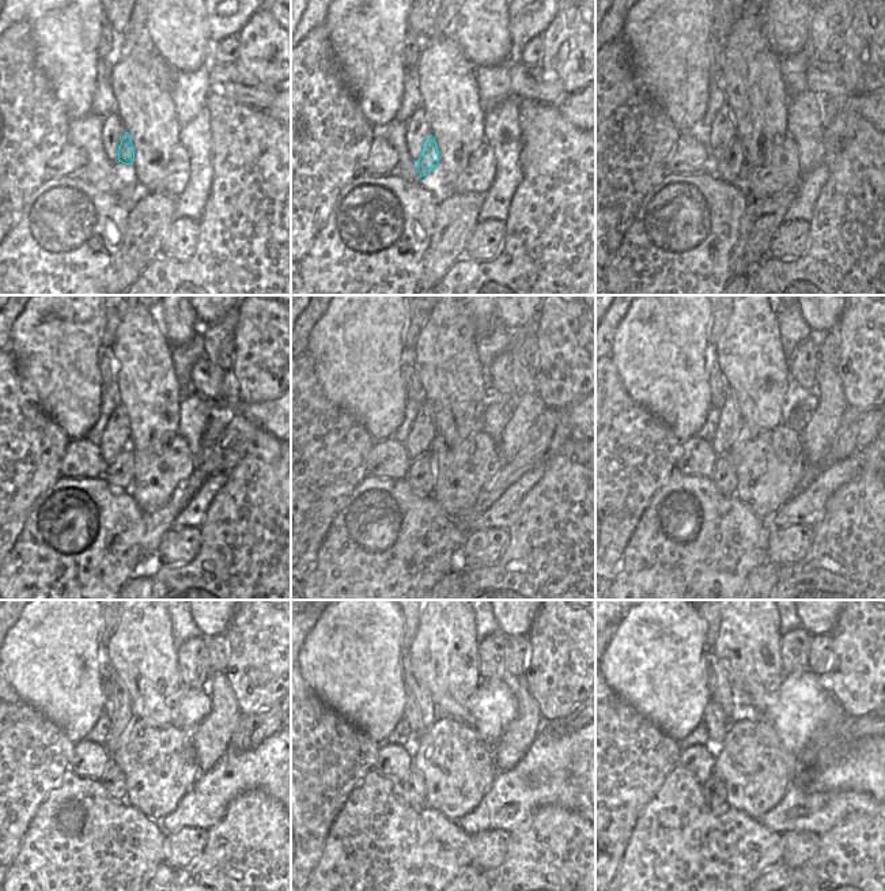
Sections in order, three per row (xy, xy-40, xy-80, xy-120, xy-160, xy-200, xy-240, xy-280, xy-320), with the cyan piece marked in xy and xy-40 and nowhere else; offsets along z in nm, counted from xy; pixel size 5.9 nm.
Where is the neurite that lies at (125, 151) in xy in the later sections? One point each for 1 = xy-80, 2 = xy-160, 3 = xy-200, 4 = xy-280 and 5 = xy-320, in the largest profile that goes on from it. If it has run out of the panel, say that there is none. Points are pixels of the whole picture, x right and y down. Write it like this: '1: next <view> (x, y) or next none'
1: next xy-80 (727, 169)
2: next xy-160 (420, 476)
3: next xy-200 (723, 476)
4: next xy-280 (412, 786)
5: next xy-320 (714, 795)

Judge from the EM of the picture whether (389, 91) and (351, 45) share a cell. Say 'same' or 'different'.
same

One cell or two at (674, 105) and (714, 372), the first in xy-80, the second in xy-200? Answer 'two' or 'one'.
two

